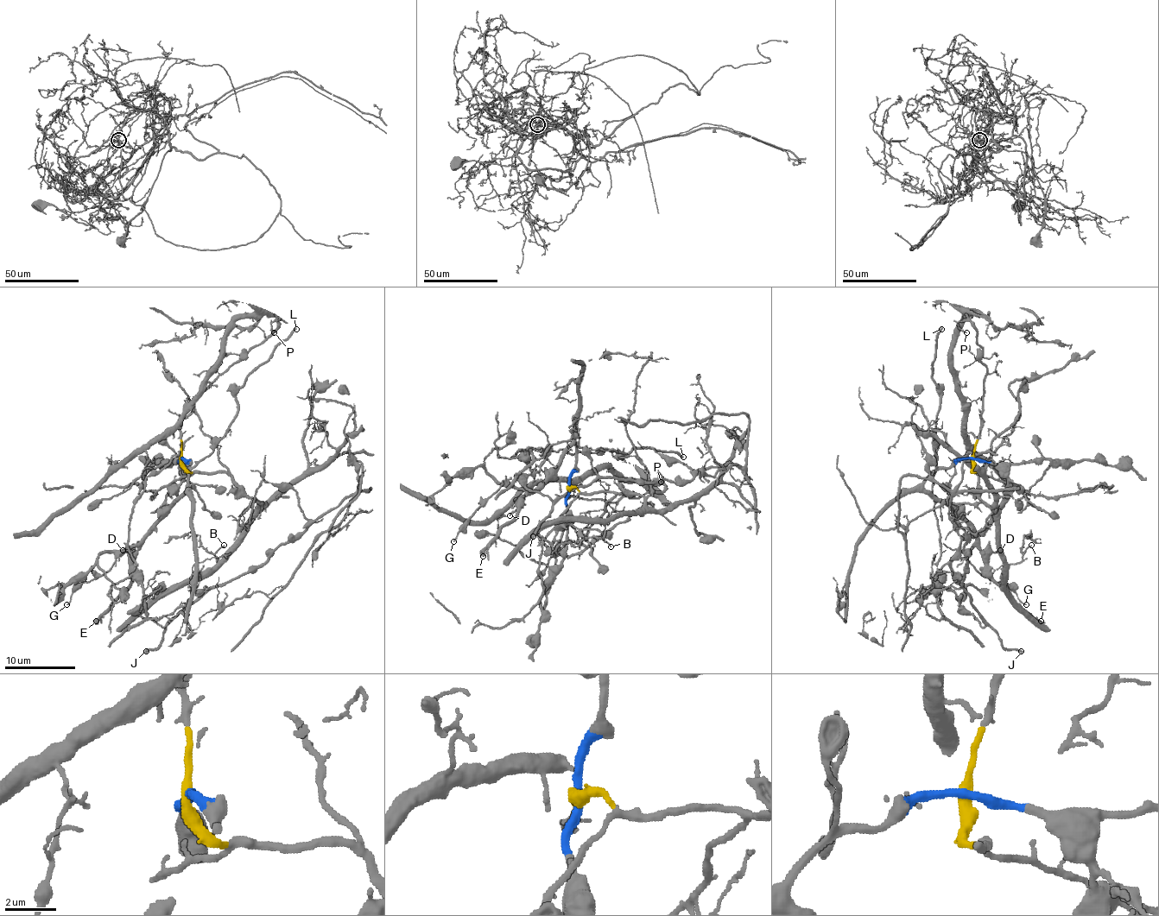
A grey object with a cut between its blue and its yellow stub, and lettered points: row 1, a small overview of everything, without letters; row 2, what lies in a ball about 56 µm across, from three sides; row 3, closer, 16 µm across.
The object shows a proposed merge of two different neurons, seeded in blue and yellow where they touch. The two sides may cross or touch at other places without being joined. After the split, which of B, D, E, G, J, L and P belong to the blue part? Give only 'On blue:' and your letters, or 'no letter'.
On blue: D, E, G, L

